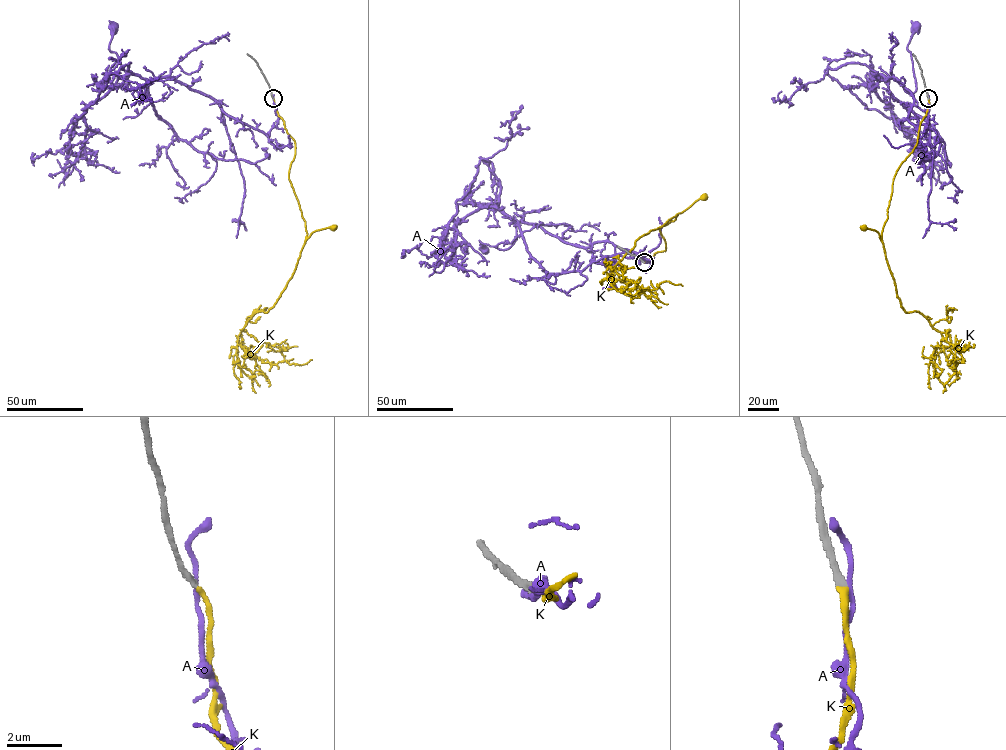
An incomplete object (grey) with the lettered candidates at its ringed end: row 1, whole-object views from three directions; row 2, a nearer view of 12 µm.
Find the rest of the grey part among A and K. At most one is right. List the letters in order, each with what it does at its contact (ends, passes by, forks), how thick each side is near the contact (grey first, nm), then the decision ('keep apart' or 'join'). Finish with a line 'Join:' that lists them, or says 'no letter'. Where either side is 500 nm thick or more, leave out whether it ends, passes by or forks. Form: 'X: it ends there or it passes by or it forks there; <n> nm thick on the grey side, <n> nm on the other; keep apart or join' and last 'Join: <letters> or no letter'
A: it passes by; 240 nm thick on the grey side, 150 nm on the other; keep apart
K: it ends there; 220 nm thick on the grey side, 190 nm on the other; join
Join: K

